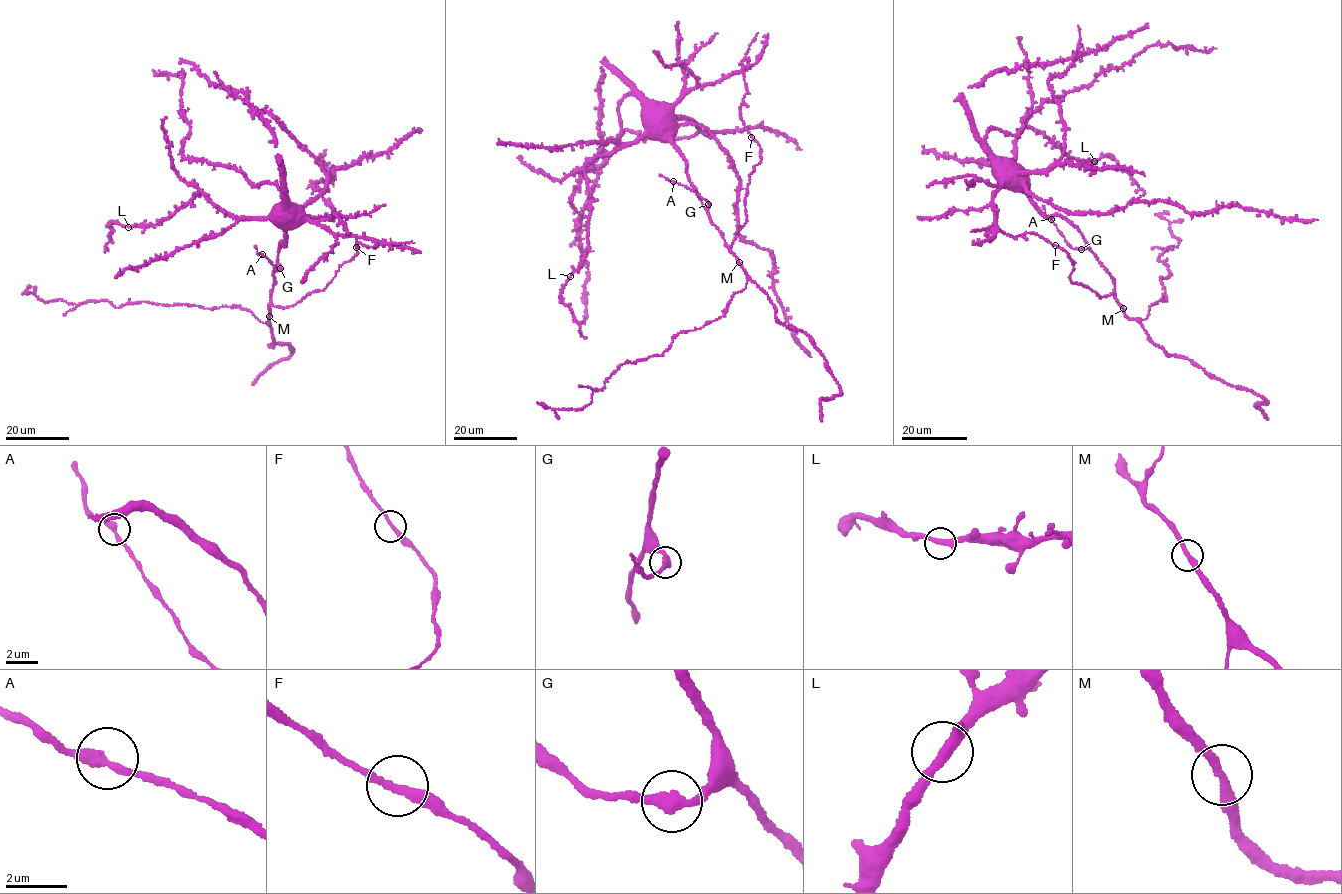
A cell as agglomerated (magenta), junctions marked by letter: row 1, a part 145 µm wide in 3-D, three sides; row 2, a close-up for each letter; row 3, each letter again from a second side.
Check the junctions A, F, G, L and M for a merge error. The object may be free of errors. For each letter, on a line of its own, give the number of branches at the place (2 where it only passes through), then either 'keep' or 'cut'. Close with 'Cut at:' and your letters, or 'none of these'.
A: branches 2; keep
F: branches 2; keep
G: branches 2; keep
L: branches 2; keep
M: branches 2; keep
Cut at: none of these

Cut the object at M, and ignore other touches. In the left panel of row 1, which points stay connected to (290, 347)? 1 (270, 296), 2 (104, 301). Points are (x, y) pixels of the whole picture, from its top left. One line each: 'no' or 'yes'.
1: no
2: yes

